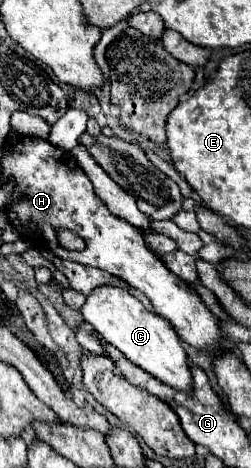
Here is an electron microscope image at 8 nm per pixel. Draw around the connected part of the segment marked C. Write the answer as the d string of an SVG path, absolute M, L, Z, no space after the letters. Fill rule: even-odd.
M99 286L87 296L81 312L85 316L85 322L91 324L93 330L109 344L113 344L119 352L123 352L133 364L177 390L191 388L189 362L177 332L165 318L149 312L133 294L129 294L129 290L121 286Z

